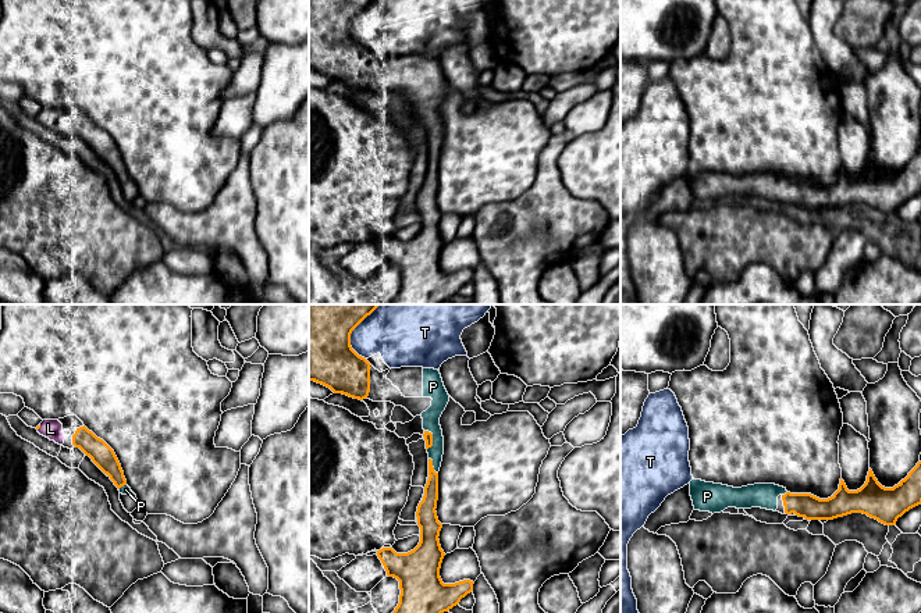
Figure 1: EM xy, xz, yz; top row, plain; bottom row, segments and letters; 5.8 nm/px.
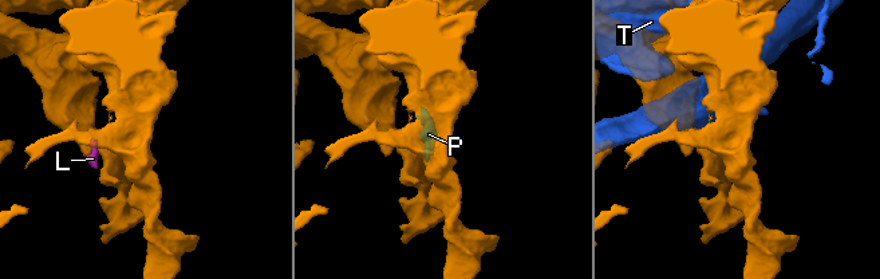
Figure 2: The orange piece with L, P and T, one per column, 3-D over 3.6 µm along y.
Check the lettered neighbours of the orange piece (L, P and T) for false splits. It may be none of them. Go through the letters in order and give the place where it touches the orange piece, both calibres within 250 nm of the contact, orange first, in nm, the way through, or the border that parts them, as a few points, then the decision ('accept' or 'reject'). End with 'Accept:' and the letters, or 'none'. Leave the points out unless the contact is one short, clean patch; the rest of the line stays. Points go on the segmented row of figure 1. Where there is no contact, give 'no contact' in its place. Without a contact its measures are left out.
L: xy (39, 427) | 20/110 nm | accept
P: xz (431, 438) | 50/100 nm | across xz (427, 435), (431, 438), (431, 414), (440, 396) | accept
T: xz (351, 332) | 500/320 nm | reject
Accept: L, P

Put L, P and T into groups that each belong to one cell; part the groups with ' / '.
L P / T

